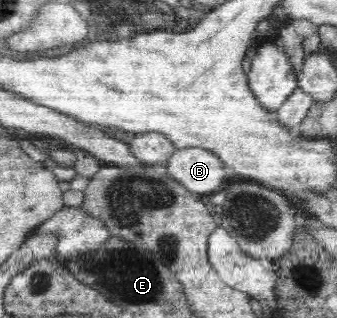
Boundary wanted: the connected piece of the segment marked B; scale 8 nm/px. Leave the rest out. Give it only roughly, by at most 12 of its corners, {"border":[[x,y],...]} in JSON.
{"border":[[203,148],[176,149],[165,166],[194,195],[231,177]]}

